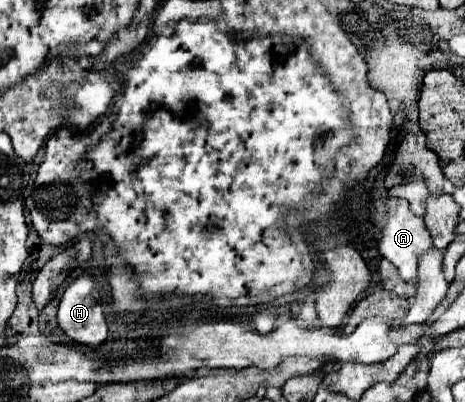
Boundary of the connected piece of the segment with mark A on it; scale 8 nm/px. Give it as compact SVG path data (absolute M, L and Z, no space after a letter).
M387 198L387 218L383 226L379 228L379 240L377 240L379 252L383 258L387 258L401 274L405 282L417 282L417 260L421 252L425 252L431 246L431 236L423 224L423 218L415 216L409 210L409 204L401 198Z

